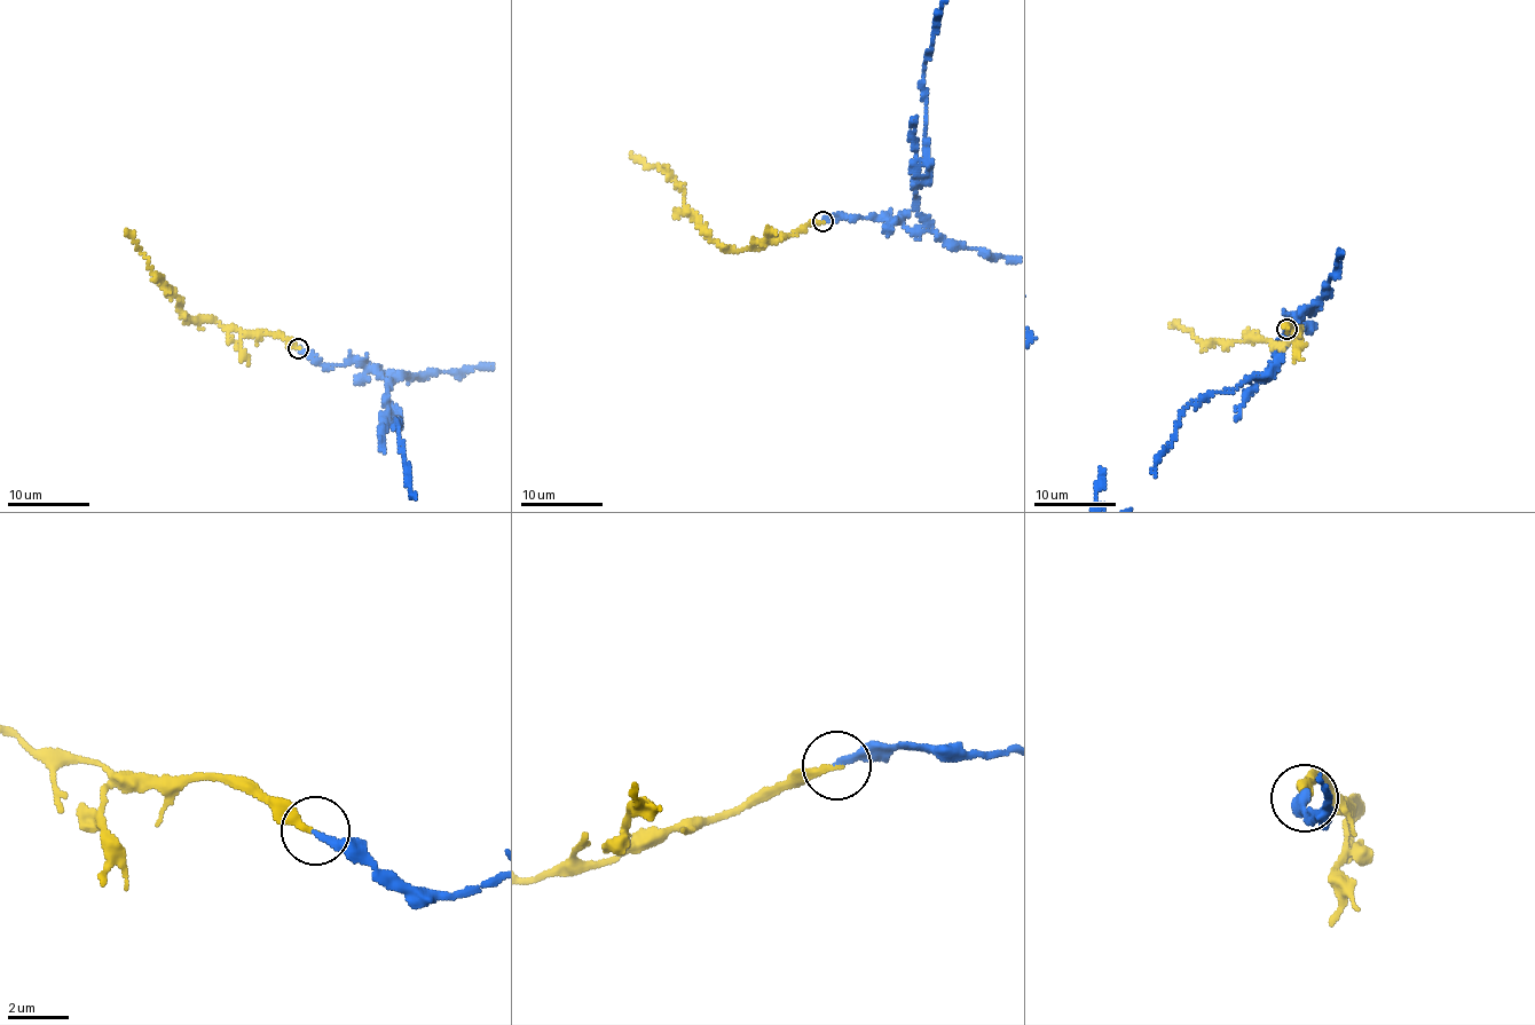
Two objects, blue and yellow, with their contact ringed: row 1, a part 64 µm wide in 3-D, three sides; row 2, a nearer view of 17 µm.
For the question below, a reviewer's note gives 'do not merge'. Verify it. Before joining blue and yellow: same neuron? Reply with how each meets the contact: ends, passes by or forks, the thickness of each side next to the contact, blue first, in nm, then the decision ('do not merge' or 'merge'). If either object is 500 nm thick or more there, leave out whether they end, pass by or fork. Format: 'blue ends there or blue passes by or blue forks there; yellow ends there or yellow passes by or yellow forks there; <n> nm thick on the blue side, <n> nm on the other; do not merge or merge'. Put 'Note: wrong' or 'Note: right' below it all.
blue ends there; yellow ends there; 220 nm thick on the blue side, 240 nm on the other; merge
Note: wrong

